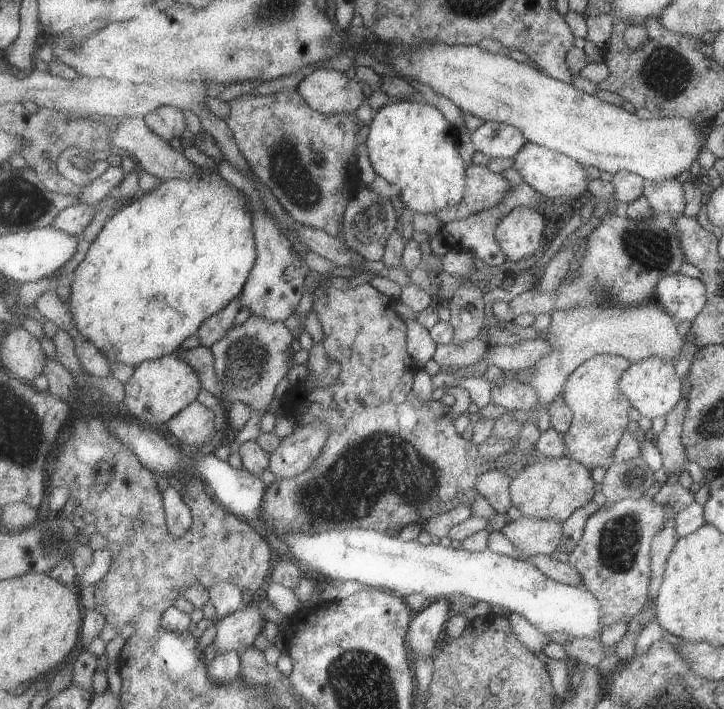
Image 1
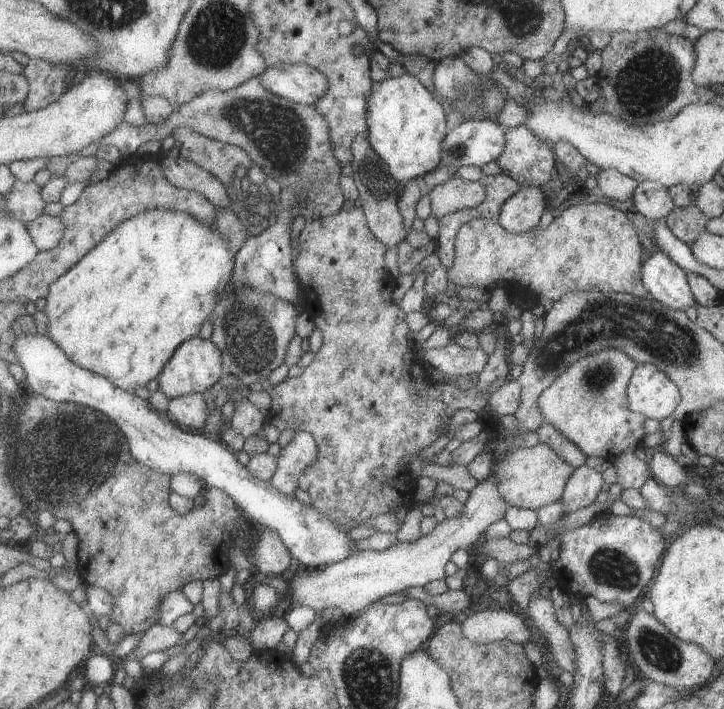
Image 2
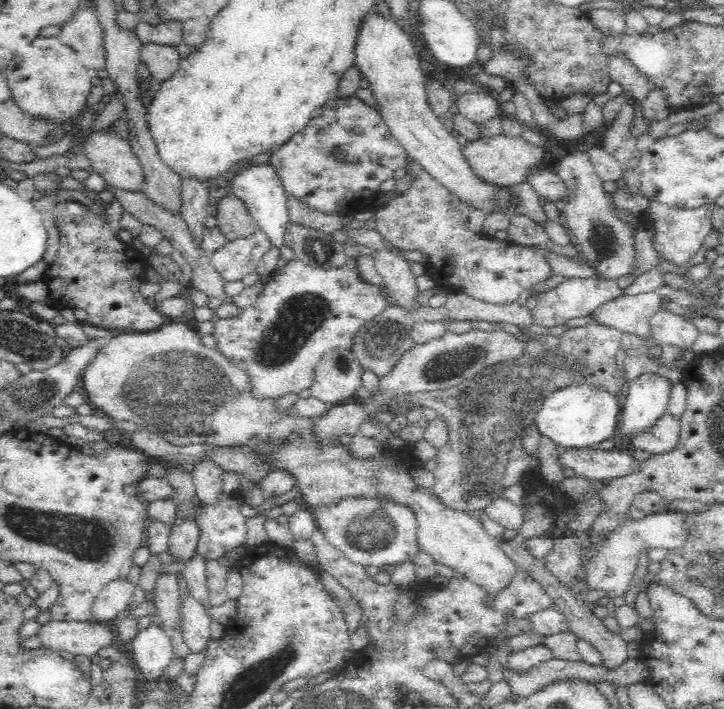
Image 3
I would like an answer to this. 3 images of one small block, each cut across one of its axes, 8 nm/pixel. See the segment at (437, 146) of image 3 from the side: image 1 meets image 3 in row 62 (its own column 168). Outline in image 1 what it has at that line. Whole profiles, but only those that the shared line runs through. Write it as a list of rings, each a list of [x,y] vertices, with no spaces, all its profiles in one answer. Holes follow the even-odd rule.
[[[177,354],[168,355],[158,360],[143,362],[135,369],[132,377],[125,383],[127,398],[125,398],[124,405],[130,414],[137,416],[141,422],[145,422],[147,425],[168,425],[177,414],[197,401],[201,388],[201,378],[197,370],[190,366],[185,358],[181,358]]]

